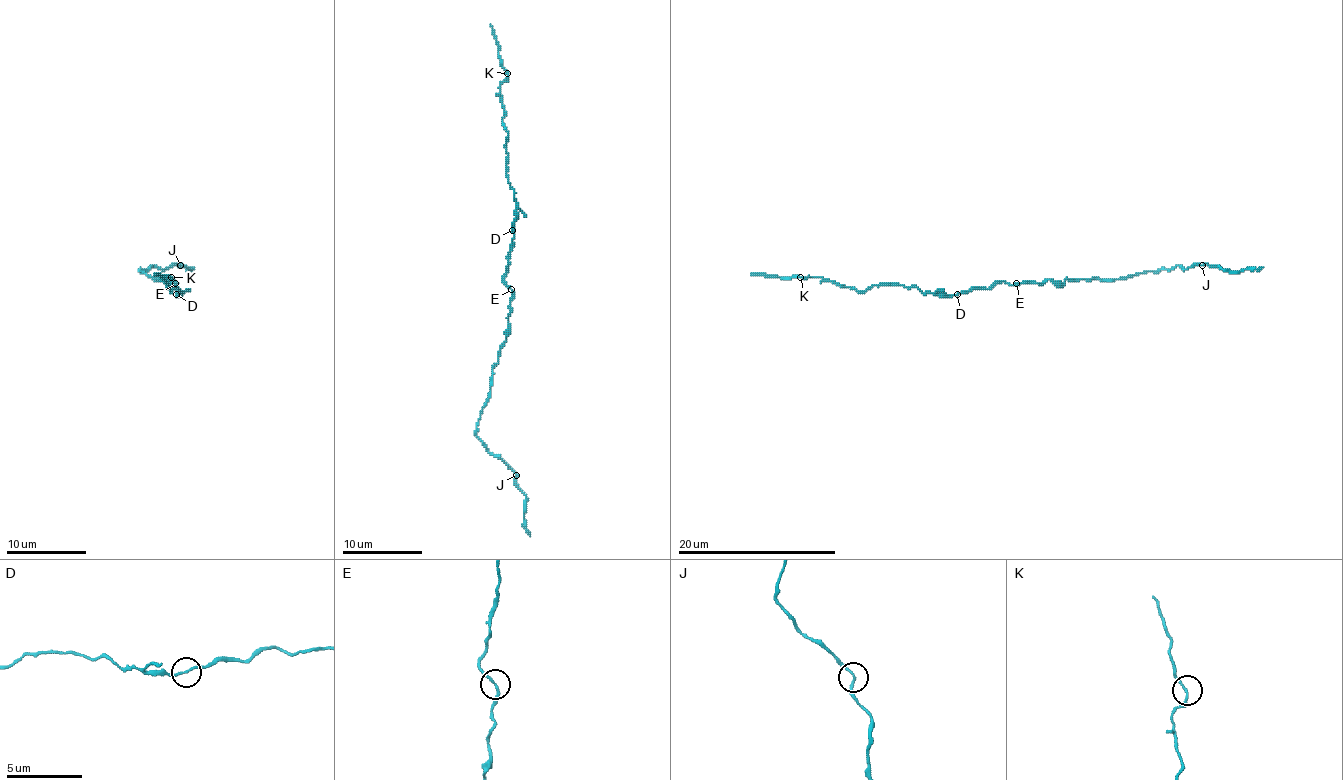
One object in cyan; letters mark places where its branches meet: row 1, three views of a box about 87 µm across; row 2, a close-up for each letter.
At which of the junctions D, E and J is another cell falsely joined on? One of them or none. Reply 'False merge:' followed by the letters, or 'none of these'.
False merge: none of these

